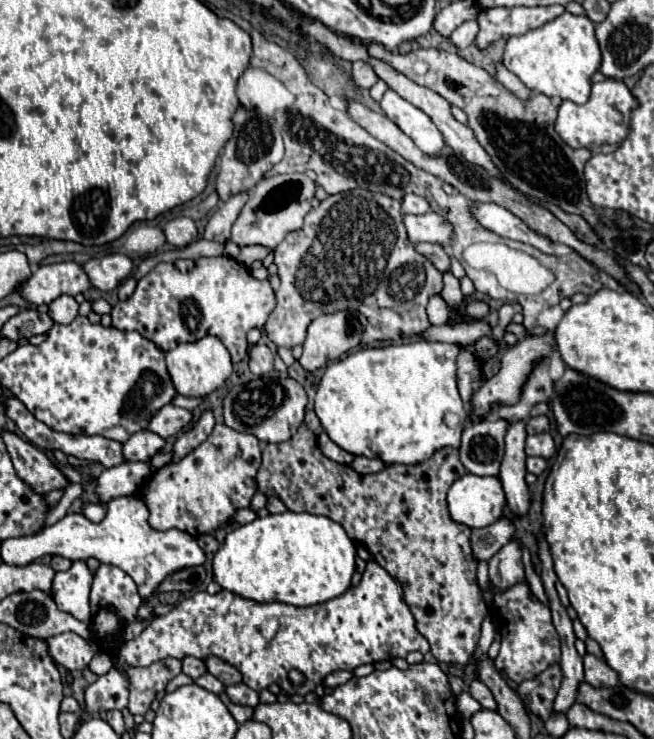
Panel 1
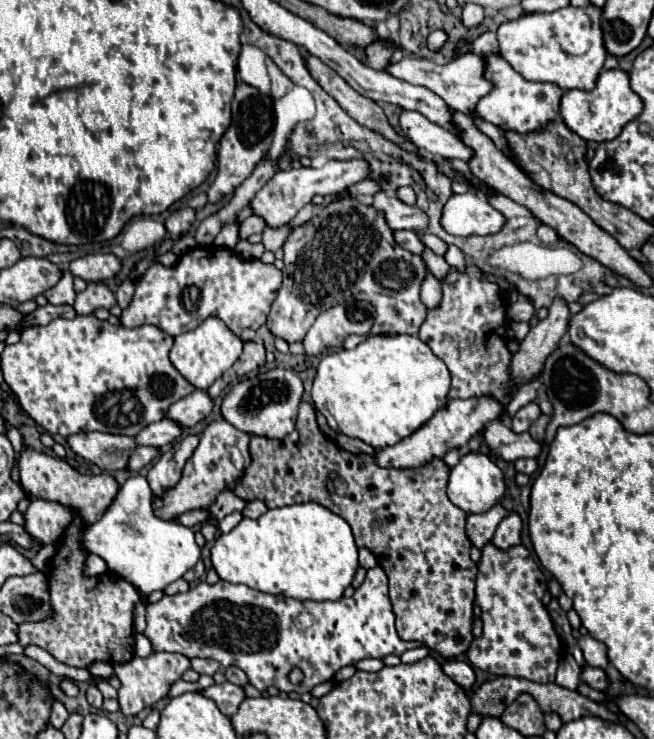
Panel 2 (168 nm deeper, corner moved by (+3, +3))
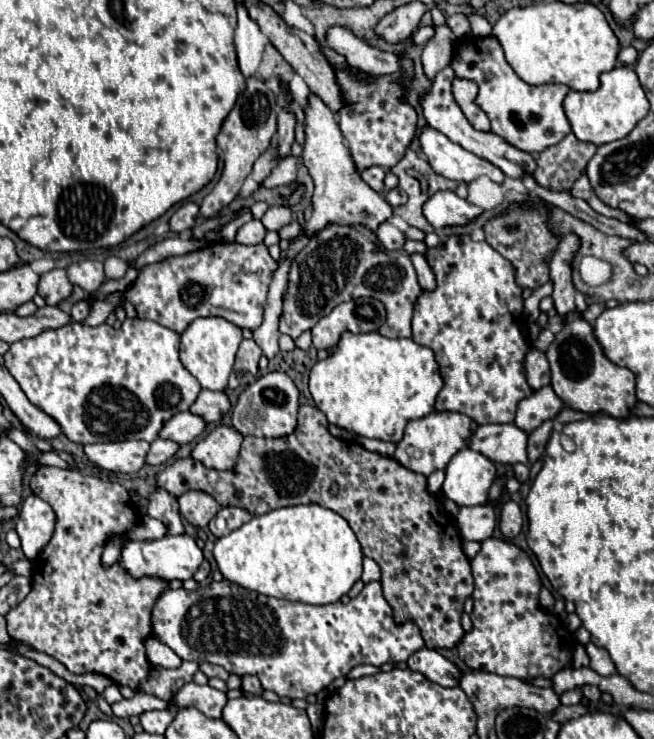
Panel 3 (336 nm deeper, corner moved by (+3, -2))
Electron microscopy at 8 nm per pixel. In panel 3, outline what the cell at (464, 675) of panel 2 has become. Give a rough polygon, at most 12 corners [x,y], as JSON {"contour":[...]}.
{"contour":[[424,646],[406,660],[440,686],[458,686],[460,670]]}

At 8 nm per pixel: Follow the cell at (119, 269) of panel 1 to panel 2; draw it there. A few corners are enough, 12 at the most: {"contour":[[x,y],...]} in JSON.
{"contour":[[108,253],[86,255],[70,271],[88,283],[102,283],[122,271],[122,261]]}

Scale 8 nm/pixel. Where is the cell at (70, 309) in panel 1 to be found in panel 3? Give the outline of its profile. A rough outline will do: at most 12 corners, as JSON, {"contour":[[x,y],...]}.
{"contour":[[66,270],[42,274],[38,294],[56,306],[72,294]]}

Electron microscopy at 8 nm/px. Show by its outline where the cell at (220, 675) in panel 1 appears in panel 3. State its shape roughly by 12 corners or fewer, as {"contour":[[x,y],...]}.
{"contour":[[244,676],[242,688],[256,696],[262,684],[256,676]]}

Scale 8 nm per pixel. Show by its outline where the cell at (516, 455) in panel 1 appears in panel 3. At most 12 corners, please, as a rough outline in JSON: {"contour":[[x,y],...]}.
{"contour":[[552,386],[520,400],[514,424],[530,434],[554,420],[564,402]]}

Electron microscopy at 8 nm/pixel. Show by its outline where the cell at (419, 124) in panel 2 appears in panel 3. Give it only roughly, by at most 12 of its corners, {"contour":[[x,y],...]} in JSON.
{"contour":[[430,126],[418,138],[432,170],[456,182],[506,178]]}

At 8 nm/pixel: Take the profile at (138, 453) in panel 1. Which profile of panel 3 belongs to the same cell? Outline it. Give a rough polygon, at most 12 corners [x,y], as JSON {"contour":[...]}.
{"contour":[[180,412],[168,420],[160,438],[188,444],[206,430],[202,416]]}

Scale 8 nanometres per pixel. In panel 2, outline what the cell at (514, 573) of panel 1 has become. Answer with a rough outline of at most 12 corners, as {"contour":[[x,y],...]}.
{"contour":[[516,513],[502,519],[492,539],[500,551],[520,545],[522,521]]}

